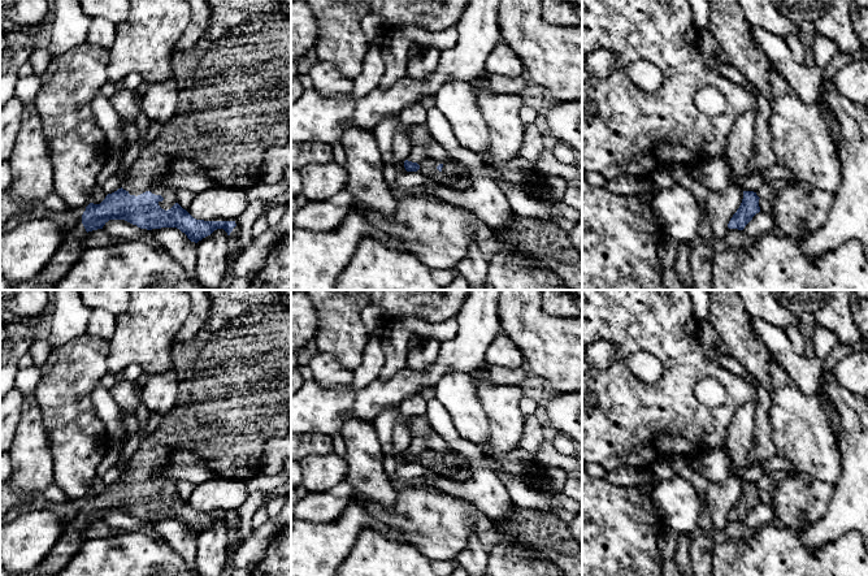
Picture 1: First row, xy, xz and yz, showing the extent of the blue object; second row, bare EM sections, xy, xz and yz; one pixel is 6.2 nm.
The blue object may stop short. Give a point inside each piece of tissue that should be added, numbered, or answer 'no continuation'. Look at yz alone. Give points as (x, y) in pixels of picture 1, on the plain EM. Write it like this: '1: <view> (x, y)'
no continuation

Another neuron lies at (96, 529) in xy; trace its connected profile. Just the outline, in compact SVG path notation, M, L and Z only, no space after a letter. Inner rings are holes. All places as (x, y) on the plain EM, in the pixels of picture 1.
M97 520L86 524L81 532L81 536L84 541L87 541L92 538L107 538L113 533L114 530L104 520Z

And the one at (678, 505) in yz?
M676 473L672 478L660 481L650 498L661 524L689 537L699 533L698 517L706 501L687 478Z

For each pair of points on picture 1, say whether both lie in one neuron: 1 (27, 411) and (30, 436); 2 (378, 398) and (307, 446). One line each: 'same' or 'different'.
1: same
2: different

